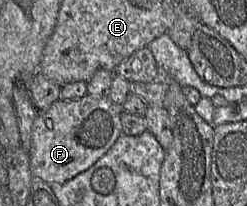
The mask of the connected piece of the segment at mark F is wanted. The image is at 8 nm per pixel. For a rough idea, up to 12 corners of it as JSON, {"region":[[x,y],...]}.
{"region":[[109,98],[59,99],[33,122],[33,177],[64,183],[123,133]]}

